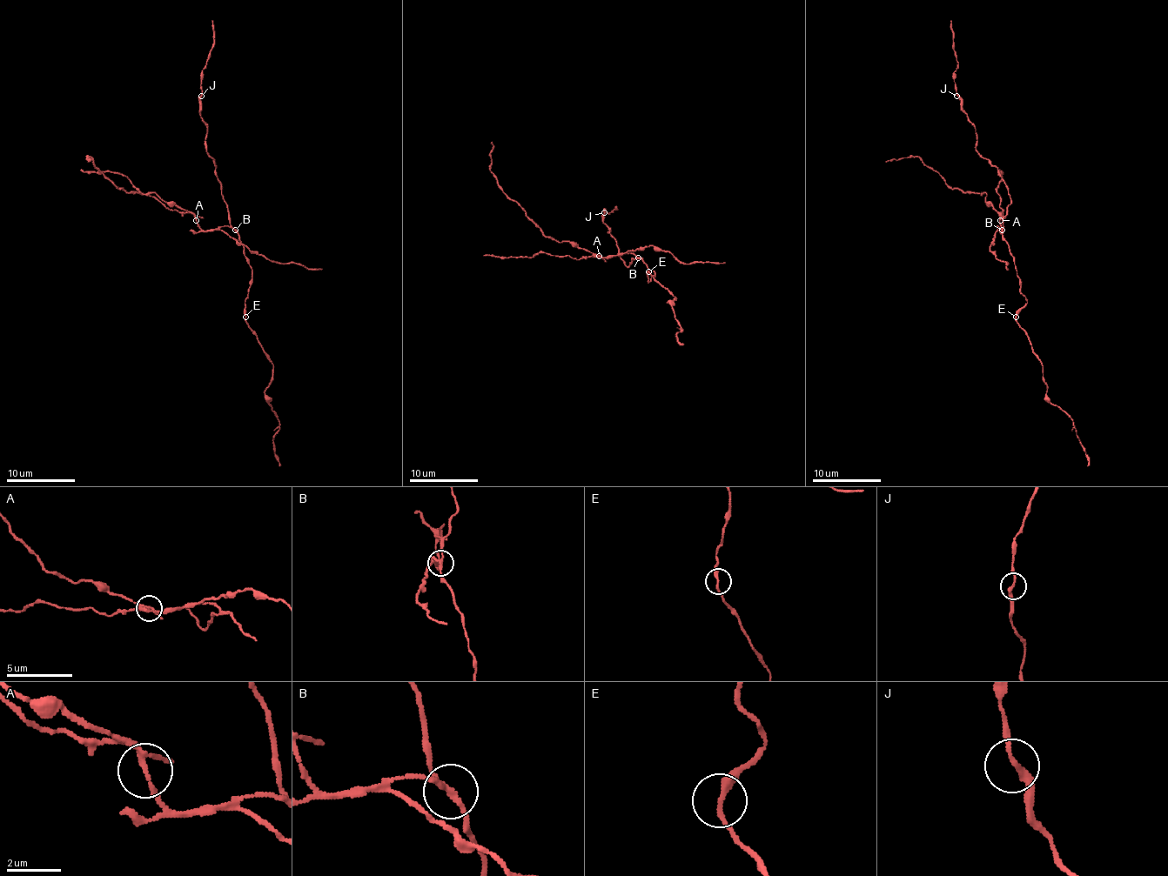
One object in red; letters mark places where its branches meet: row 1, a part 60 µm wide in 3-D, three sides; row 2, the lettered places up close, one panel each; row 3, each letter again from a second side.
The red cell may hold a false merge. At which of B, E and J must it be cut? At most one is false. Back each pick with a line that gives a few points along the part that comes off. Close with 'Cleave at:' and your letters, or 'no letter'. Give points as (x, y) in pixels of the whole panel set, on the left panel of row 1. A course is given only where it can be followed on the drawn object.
B: course (236, 230), (231, 227), (203, 230), (185, 210), (168, 204), (155, 192), (118, 189), (89, 156), (87, 161)
Cleave at: B

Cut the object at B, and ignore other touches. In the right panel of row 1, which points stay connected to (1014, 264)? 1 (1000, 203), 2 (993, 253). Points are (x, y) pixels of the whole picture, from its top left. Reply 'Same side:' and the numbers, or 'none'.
Same side: none

